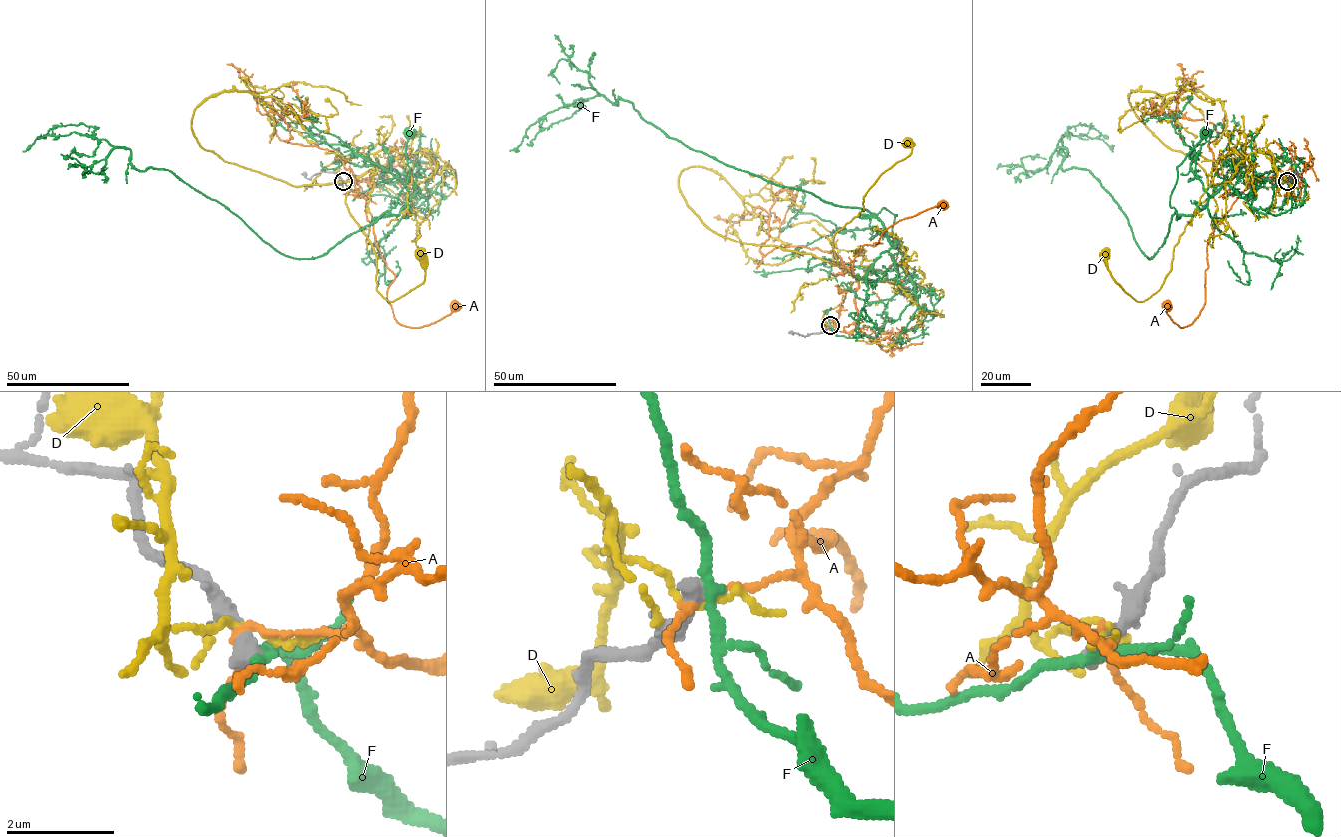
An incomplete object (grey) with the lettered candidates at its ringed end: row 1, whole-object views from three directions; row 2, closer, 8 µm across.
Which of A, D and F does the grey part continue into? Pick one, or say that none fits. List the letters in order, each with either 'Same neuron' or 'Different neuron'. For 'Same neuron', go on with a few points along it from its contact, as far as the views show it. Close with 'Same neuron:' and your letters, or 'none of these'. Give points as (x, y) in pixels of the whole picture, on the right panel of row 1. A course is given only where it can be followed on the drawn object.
A: Different neuron
D: Different neuron
F: Different neuron
Same neuron: none of these

